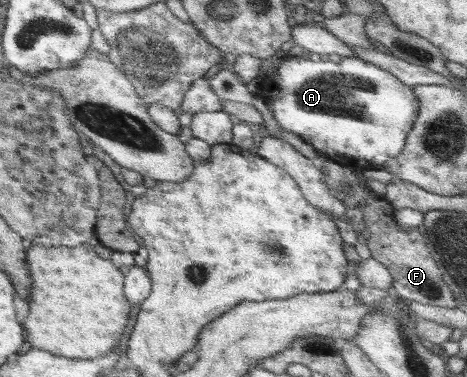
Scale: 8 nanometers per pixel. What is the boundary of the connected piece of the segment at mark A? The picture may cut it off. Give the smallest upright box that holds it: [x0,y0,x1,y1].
[259,56,419,172]

